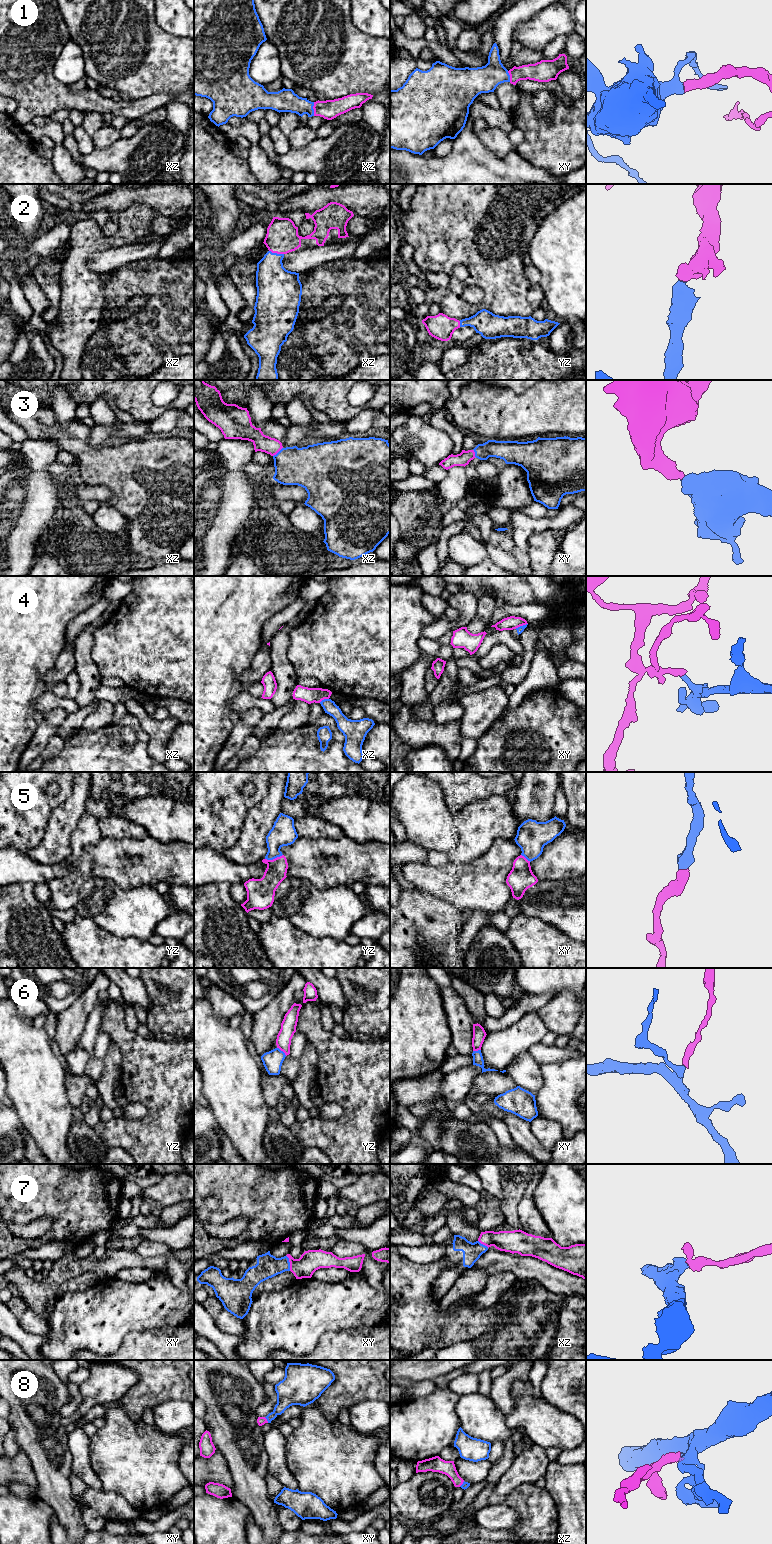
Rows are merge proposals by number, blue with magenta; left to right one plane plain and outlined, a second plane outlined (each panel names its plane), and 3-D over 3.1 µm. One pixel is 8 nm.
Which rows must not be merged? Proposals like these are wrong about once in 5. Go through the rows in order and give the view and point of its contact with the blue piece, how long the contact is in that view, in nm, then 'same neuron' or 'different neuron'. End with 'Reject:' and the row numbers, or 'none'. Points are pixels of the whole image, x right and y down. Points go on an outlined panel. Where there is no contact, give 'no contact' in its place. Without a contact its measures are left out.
1: meets blue in xz at (313, 109); contact 110 nm long; same neuron
2: meets blue in xz at (276, 253); contact 120 nm long; same neuron
3: meets blue in xz at (278, 452); contact 110 nm long; same neuron
4: meets blue in xy at (521, 626); contact 110 nm long; different neuron
5: meets blue in yz at (273, 858); contact 150 nm long; same neuron
6: meets blue in yz at (282, 1051); contact 100 nm long; different neuron
7: meets blue in xy at (289, 1263); contact 130 nm long; same neuron
8: meets blue in xy at (267, 1420); contact 60 nm long; same neuron
Reject: 4, 6

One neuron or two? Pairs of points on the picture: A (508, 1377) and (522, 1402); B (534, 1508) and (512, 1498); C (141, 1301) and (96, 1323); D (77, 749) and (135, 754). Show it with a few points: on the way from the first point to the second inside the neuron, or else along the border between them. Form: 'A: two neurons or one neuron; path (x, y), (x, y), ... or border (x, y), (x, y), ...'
A: two neurons; border (528, 1380), (516, 1380), (513, 1383), (513, 1409)
B: one neuron; path (529, 1503), (525, 1499), (517, 1499)
C: one neuron; path (130, 1306), (111, 1308), (107, 1312)
D: one neuron; path (91, 755), (121, 755)

